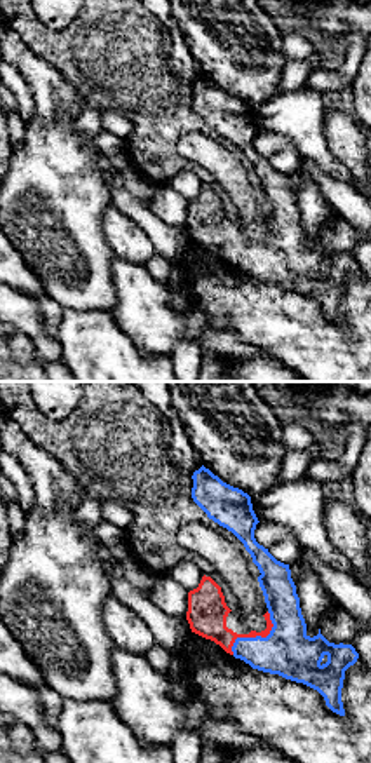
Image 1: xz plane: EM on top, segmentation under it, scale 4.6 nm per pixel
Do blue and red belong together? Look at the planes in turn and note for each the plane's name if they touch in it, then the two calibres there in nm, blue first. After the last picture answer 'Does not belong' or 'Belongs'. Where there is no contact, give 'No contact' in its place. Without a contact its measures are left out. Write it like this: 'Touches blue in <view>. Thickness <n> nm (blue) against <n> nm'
Touches blue in xz. Thickness 220 nm (blue) against 180 nm

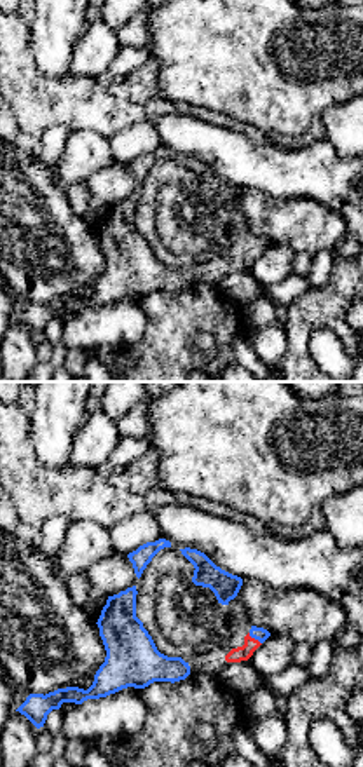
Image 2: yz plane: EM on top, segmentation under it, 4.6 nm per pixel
Touches blue in yz. Thickness 60 nm (blue) against 70 nm

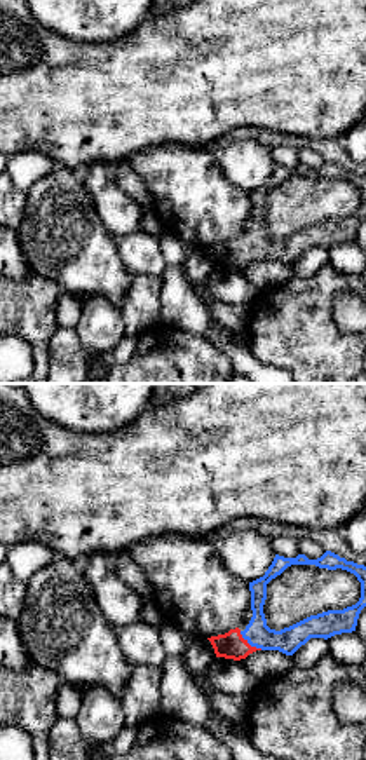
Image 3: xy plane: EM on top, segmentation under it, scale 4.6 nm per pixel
Touches blue in xy. Thickness 120 nm (blue) against 130 nm

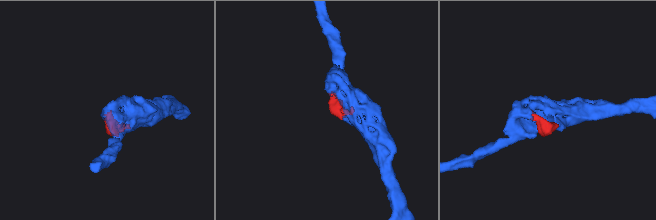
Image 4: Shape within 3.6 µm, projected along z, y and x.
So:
Belongs

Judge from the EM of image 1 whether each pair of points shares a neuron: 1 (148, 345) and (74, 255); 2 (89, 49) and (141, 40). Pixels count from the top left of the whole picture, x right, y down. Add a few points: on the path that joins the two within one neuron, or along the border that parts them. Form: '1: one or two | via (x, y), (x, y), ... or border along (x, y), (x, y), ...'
1: two | border along (110, 265), (117, 295), (117, 305), (112, 312)
2: one | via (101, 49), (129, 49)

